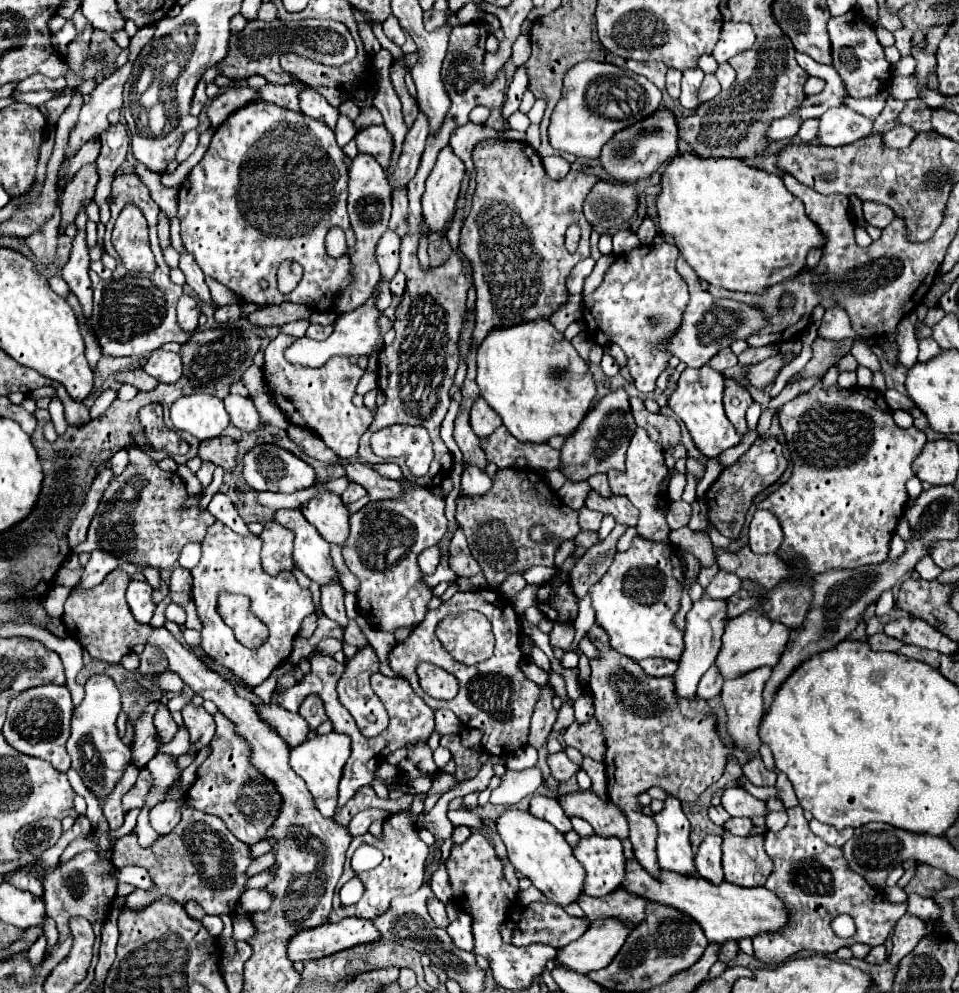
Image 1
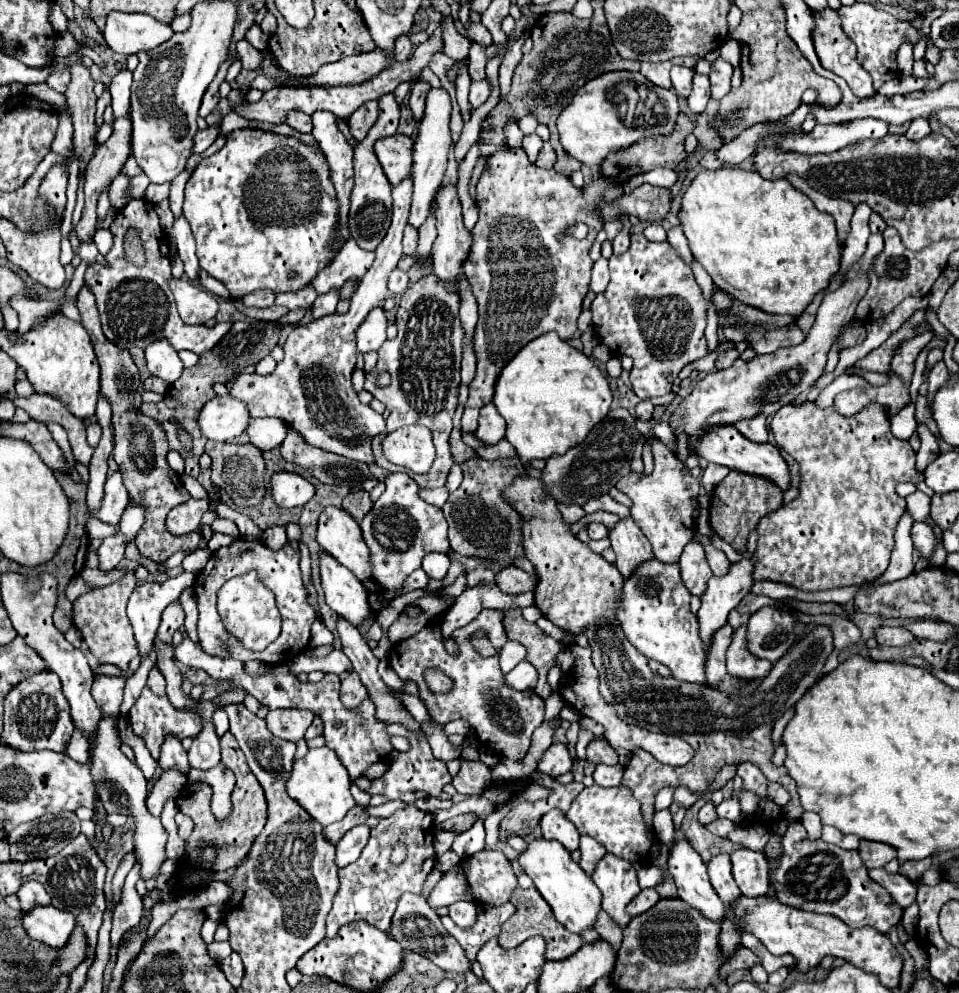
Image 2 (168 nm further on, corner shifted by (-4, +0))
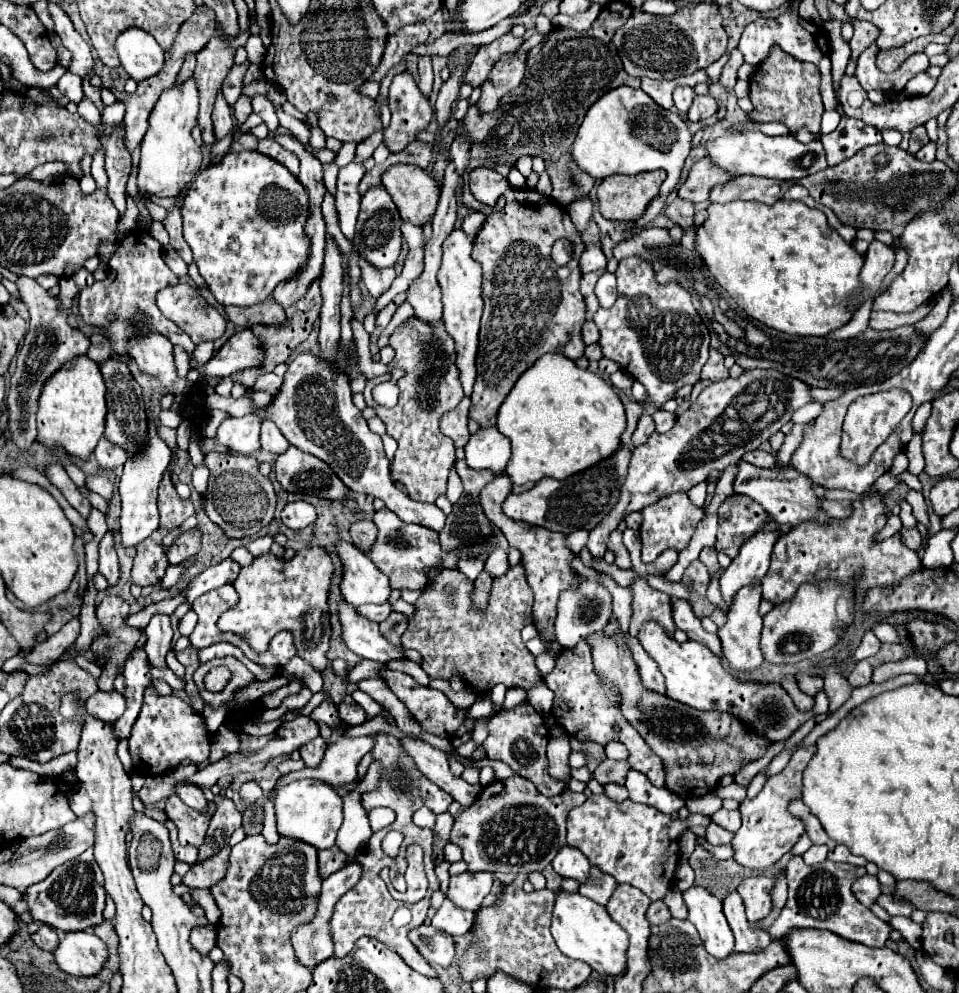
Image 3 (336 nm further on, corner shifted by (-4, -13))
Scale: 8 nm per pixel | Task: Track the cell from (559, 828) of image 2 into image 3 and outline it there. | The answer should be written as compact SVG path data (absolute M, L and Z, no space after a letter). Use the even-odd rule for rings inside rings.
M562 847L558 851L558 855L552 861L554 871L560 877L568 877L568 879L576 879L580 885L586 883L588 875L590 875L590 863L588 859L574 847Z

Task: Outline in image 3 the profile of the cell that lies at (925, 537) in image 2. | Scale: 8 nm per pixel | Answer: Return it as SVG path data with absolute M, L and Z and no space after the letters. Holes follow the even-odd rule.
M902 527L902 529L900 529L900 535L902 535L902 543L904 543L906 547L914 549L914 551L916 551L916 549L920 547L920 543L922 543L922 535L918 533L916 527L910 527L910 529Z

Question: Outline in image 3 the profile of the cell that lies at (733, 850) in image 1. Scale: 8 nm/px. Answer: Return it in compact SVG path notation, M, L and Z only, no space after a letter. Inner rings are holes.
M750 877L744 879L744 883L738 887L750 923L758 923L766 919L768 911L772 911L772 899L770 899L772 887L774 887L774 879L770 877Z

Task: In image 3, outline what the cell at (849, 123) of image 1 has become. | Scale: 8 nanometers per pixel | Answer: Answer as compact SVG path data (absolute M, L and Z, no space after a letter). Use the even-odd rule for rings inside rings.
M754 131L710 139L706 143L706 157L716 167L728 171L730 177L756 175L756 177L768 177L768 179L778 179L778 181L796 181L796 179L802 179L802 177L808 177L826 169L826 155L820 141L812 141L804 145L792 135L766 137Z

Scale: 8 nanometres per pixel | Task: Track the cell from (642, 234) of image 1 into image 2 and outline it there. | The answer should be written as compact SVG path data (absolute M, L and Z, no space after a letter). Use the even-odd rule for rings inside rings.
M654 222L654 224L648 224L648 226L644 228L644 236L646 236L650 242L664 242L664 240L666 240L666 230L664 230L658 222Z

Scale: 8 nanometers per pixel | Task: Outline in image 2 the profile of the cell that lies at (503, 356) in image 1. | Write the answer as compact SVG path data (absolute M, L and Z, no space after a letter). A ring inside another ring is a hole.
M542 334L504 366L492 402L508 424L506 440L526 464L534 458L564 454L582 442L590 428L608 414L612 390L592 358L560 340L558 334Z

